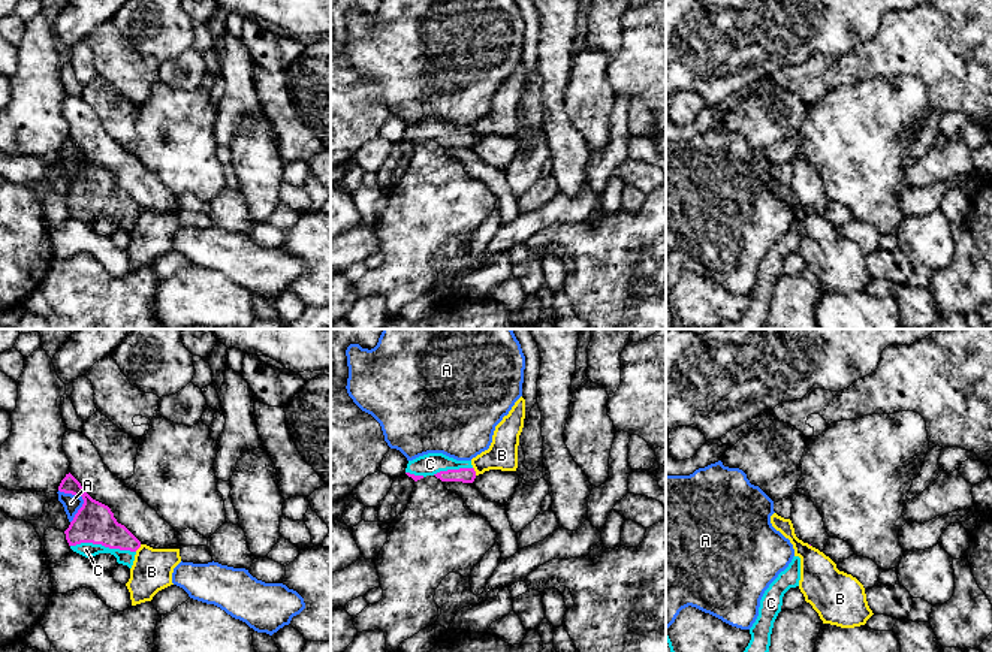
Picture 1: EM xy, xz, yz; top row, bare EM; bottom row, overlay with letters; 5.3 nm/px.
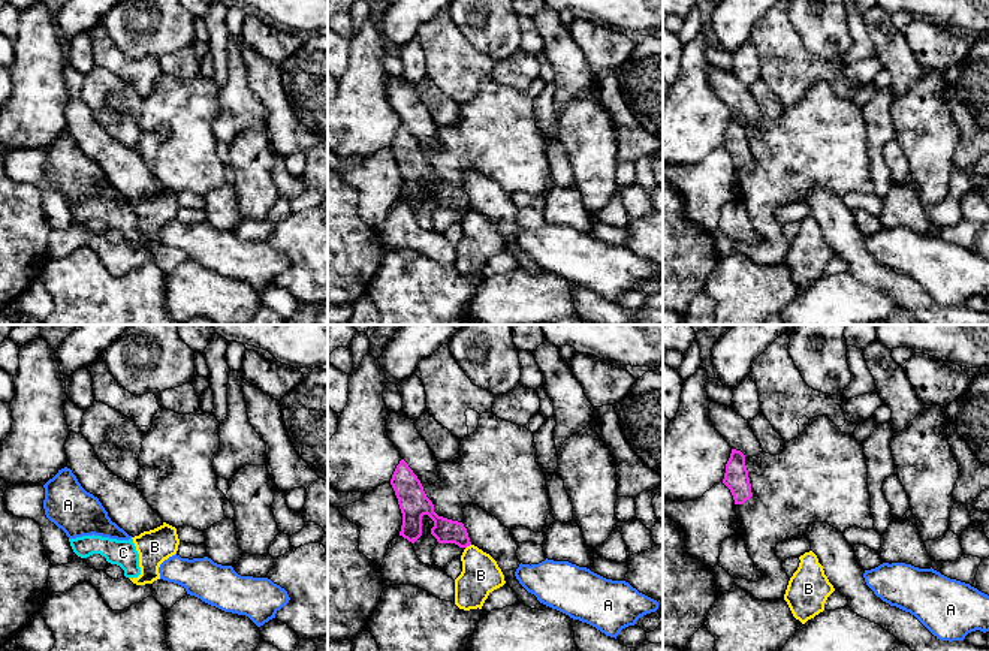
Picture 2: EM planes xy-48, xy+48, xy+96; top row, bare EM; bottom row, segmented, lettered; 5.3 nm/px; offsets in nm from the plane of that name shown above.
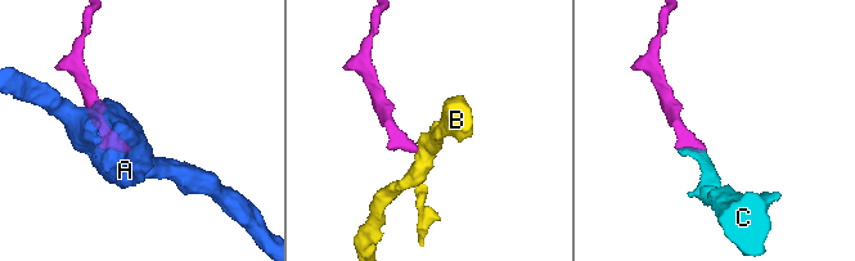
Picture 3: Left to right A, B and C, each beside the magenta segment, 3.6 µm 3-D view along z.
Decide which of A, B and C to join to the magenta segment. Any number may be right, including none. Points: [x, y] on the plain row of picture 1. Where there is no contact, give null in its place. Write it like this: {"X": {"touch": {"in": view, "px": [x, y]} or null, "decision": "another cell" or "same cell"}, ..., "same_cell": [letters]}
{"A": {"touch": {"in": "xy", "px": [83, 163]}, "decision": "another cell"}, "B": {"touch": {"in": "xz", "px": [475, 136]}, "decision": "another cell"}, "C": {"touch": {"in": "xy", "px": [103, 210]}, "decision": "same cell"}, "same_cell": ["C"]}

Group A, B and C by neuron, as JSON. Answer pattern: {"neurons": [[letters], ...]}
{"neurons": [["A"], ["B"], ["C"]]}

